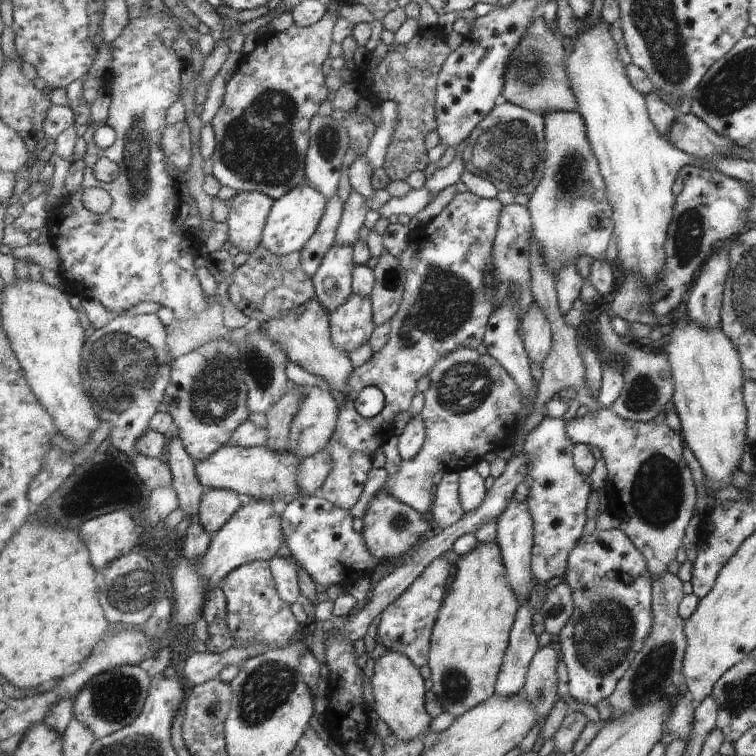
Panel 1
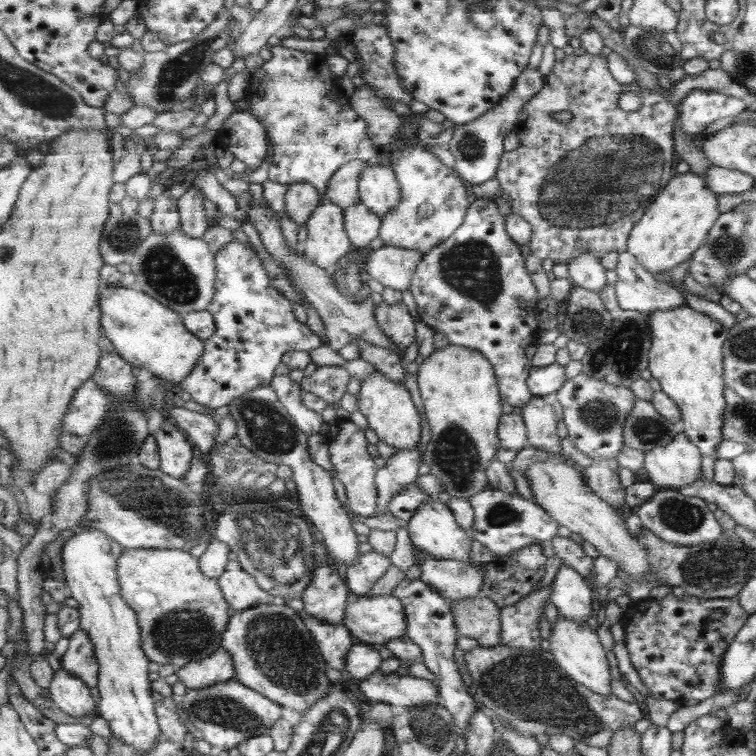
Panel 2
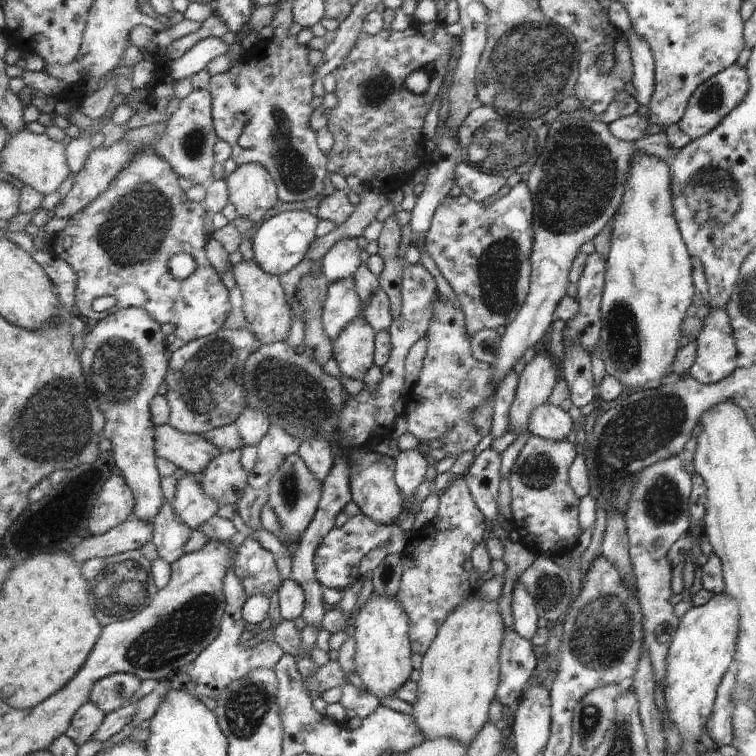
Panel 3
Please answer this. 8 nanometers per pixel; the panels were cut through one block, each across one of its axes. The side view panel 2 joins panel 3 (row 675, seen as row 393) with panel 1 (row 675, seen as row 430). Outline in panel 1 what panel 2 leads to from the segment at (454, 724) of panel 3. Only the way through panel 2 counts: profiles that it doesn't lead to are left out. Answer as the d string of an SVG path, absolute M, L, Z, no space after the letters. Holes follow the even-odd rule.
M497 540L479 543L475 550L460 556L449 591L438 612L438 621L430 642L430 670L432 690L441 699L447 712L462 717L496 694L498 674L510 648L510 634L520 609L518 594L507 578L507 567Z

